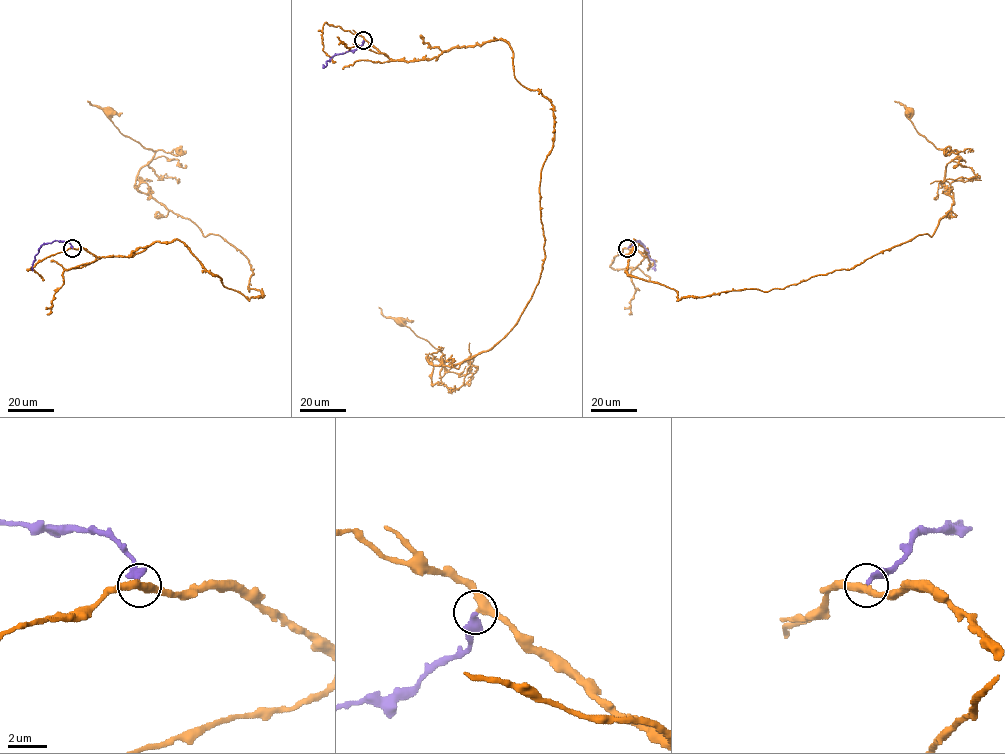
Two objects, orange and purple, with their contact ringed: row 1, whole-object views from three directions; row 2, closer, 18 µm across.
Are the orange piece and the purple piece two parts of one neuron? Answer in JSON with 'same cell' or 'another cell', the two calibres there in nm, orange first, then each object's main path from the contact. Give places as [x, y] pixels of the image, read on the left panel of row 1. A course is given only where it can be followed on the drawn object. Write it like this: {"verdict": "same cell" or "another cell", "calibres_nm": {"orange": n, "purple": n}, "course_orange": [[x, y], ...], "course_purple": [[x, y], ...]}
{"verdict": "same cell", "calibres_nm": {"orange": 400, "purple": 320}, "course_orange": [[72, 248], [133, 256], [179, 239], [224, 285], [262, 296], [239, 250], [140, 193], [155, 152], [109, 112]], "course_purple": [[72, 248], [64, 241], [44, 243], [35, 256], [33, 270]]}

